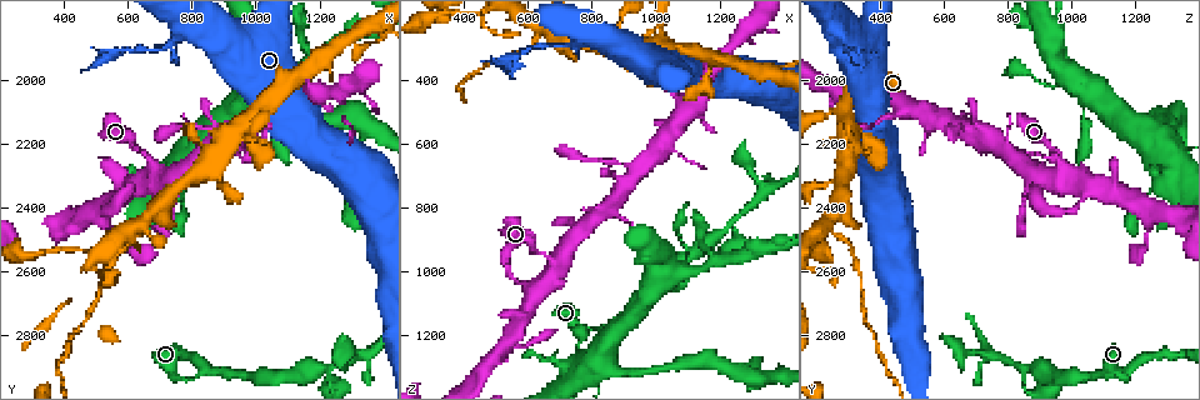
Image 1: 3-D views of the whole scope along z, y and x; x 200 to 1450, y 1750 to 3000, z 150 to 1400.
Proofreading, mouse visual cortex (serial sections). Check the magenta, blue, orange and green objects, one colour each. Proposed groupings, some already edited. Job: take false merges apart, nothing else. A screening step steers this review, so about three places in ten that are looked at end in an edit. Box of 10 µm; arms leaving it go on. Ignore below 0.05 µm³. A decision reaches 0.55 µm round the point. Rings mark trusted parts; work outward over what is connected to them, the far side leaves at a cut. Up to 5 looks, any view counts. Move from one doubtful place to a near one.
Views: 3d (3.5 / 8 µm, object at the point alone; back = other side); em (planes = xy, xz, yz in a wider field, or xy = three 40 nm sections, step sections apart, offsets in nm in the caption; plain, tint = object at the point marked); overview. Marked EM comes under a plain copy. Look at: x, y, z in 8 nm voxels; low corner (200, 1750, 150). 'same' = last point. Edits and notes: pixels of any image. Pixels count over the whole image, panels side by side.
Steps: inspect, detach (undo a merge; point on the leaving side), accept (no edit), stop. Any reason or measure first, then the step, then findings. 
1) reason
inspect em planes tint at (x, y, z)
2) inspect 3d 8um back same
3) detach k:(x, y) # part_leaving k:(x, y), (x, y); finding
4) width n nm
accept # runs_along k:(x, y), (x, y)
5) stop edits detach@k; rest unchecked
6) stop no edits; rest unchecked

thick turns thin
inspect 3d 3.5um at (780, 1840, 260)

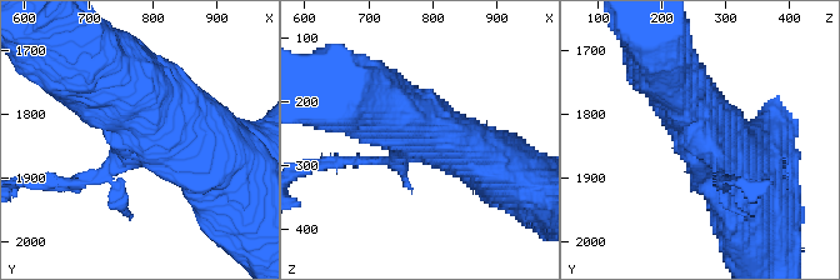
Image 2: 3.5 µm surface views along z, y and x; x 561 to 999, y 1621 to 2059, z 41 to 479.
inspect em xy step 1 tint at (775, 1835, 260)

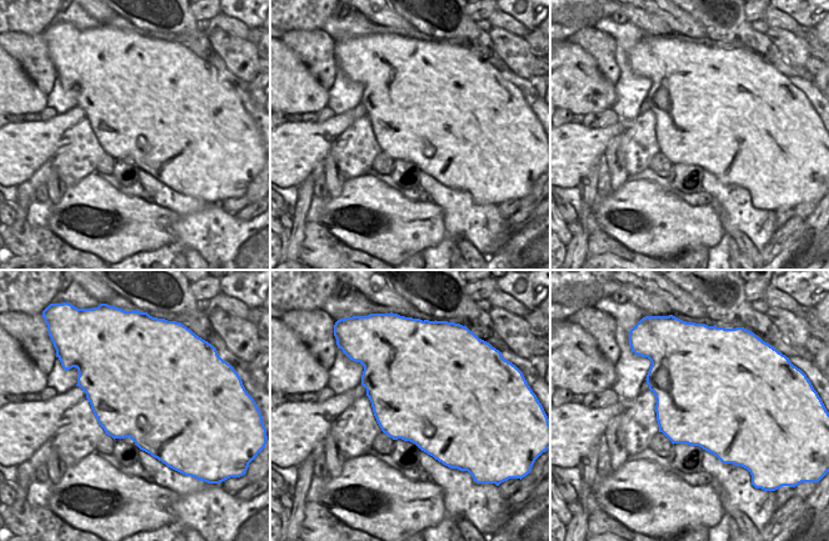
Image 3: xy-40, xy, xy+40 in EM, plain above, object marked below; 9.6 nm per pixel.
width 1050 nm
detach 2:(80, 180) # part_leaving 2:(116, 156), (93, 180), (35, 184); two cells meet here

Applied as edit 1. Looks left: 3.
abrupt turn
inspect 3d 3.5um at (1190, 1970, 330)

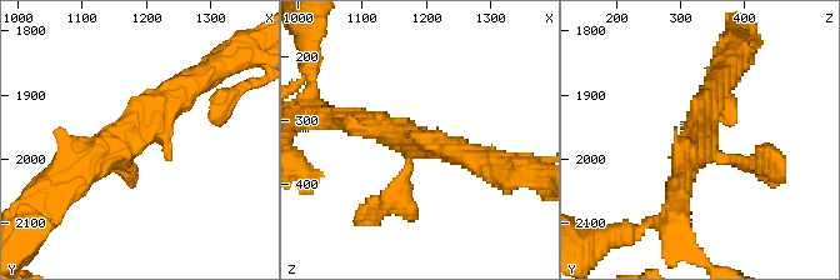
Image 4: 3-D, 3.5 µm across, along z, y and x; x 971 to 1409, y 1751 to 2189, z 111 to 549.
arms 3; arm_widths 200, 350, 350 nm; need the tissue
inspect em xy step 3 tint at (1185, 1965, 335)

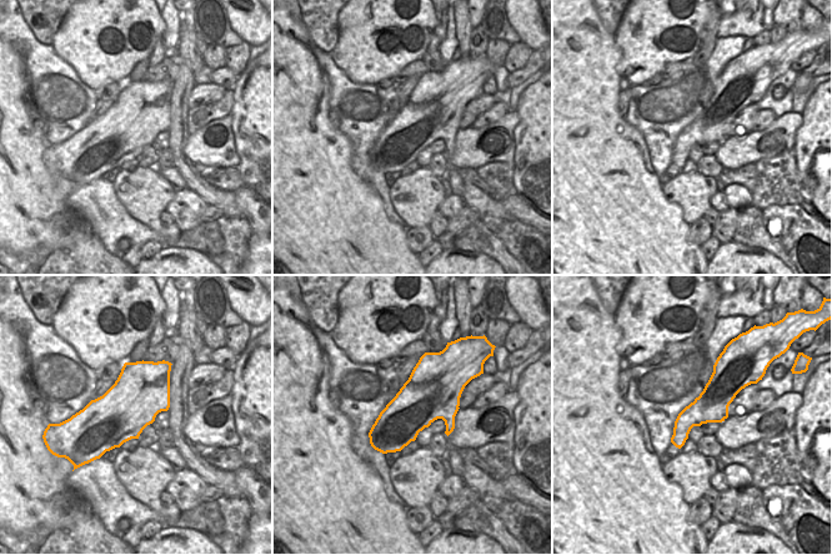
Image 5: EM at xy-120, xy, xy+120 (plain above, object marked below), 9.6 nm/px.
accept # one cell here

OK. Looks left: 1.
stop edits detach@2; rest unchecked

